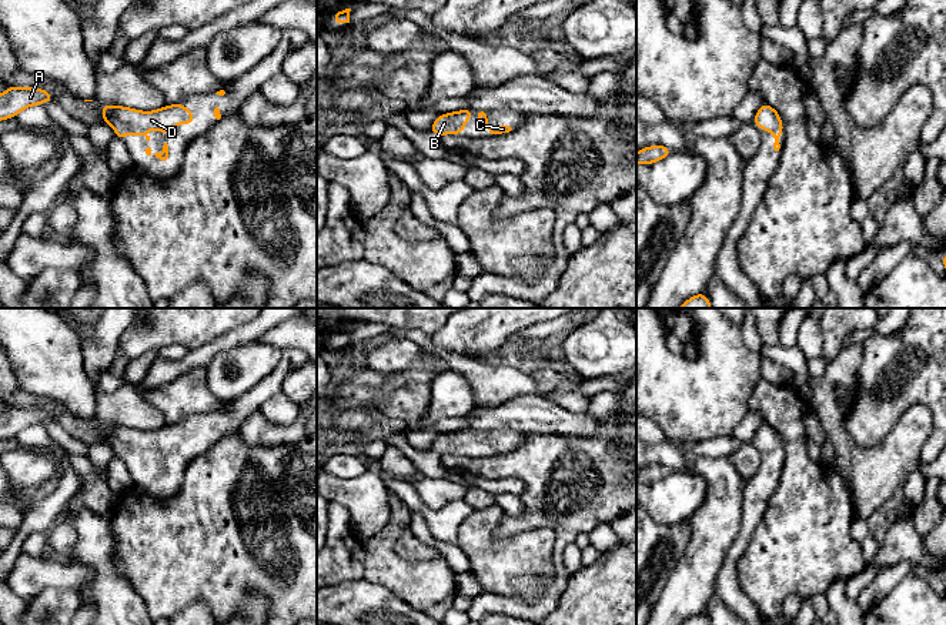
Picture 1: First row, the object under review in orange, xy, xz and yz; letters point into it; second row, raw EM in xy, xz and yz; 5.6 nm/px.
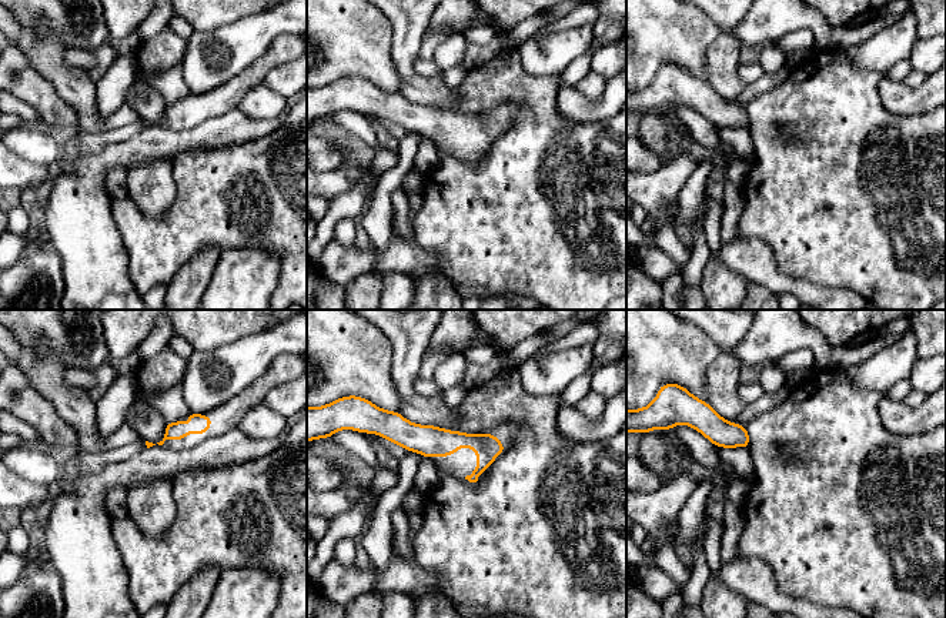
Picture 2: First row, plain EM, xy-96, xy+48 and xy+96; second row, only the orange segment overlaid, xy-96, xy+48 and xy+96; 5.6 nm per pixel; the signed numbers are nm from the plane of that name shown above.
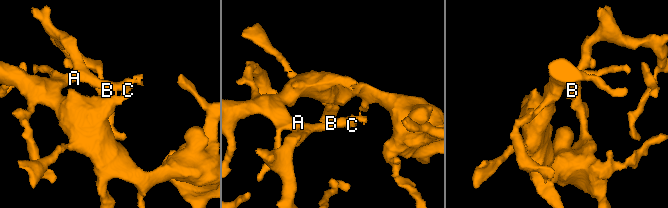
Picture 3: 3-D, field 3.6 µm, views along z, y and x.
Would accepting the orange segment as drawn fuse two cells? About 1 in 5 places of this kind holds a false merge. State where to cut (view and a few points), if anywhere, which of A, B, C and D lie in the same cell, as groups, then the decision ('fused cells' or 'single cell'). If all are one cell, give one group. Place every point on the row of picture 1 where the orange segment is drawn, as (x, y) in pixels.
no cut | A B C D | single cell

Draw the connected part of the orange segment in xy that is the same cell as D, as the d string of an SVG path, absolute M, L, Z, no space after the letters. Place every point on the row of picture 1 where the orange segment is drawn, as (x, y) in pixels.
M181 103L164 106L153 111L134 110L124 106L100 107L103 113L101 123L108 123L117 138L124 136L144 136L150 141L148 130L160 130L164 136L178 124L195 124L190 107Z

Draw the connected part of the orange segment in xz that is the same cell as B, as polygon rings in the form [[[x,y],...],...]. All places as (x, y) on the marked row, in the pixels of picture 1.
[[[467,107],[459,111],[439,114],[428,131],[435,133],[439,137],[445,134],[458,136],[465,130],[465,123],[471,120],[471,113],[472,110]]]

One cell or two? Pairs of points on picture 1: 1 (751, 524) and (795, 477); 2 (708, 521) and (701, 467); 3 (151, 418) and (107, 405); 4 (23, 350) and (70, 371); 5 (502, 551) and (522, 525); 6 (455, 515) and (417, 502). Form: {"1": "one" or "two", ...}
{"1": "two", "2": "one", "3": "one", "4": "one", "5": "two", "6": "one"}

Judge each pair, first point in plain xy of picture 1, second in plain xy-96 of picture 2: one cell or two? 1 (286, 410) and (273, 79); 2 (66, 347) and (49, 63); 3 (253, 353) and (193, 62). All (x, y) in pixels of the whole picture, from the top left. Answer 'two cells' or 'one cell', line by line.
1: two cells
2: one cell
3: one cell

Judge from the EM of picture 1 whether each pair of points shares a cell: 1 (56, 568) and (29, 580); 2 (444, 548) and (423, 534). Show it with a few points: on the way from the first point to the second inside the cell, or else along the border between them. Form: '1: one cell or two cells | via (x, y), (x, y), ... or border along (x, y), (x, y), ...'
1: one cell | via (49, 572), (36, 574)
2: one cell | via (438, 544), (428, 538)

